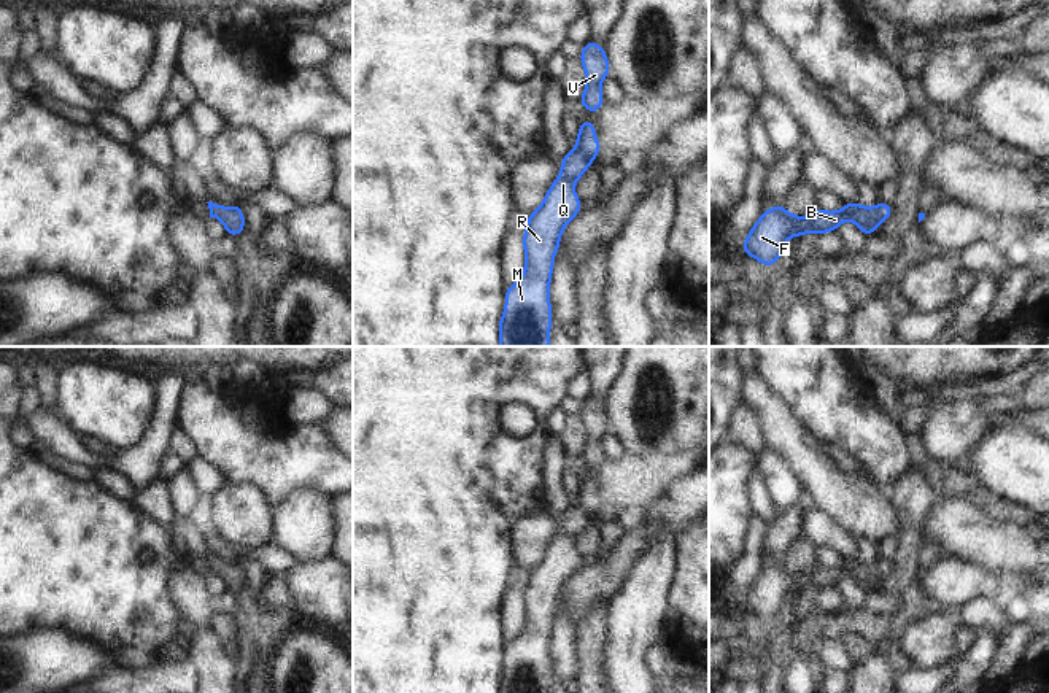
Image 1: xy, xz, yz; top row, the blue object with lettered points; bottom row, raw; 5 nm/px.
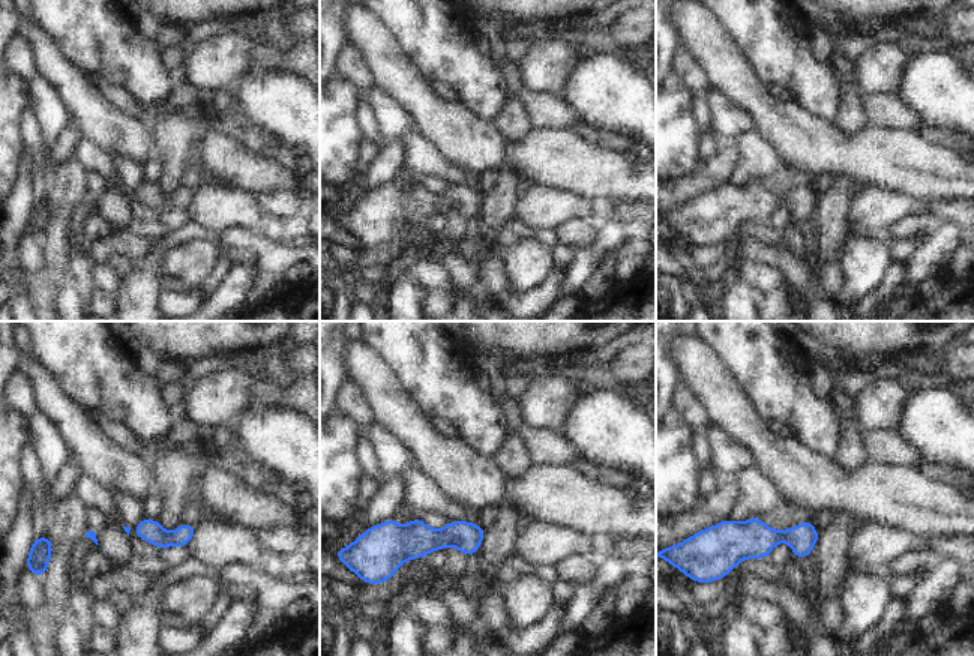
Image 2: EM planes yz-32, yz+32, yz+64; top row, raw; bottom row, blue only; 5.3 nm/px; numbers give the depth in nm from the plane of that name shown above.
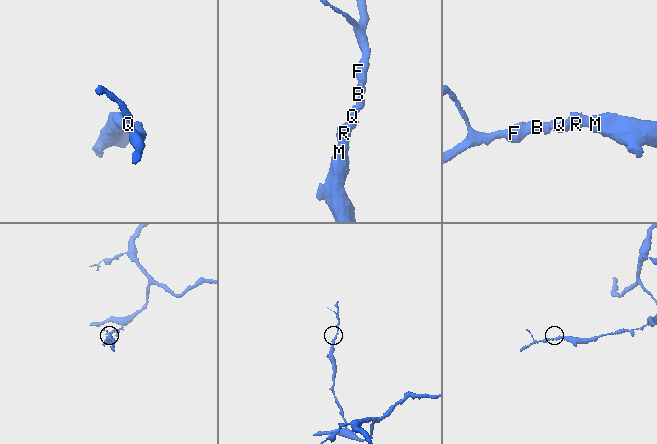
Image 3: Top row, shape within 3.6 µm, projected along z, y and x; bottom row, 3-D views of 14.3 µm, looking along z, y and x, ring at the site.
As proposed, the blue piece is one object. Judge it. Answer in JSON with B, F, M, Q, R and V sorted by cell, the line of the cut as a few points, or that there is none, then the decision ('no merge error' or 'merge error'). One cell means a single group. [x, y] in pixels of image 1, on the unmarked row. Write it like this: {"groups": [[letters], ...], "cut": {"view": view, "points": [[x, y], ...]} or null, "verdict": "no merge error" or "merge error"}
{"groups": [["B", "F", "M", "Q", "R", "V"]], "cut": null, "verdict": "no merge error"}

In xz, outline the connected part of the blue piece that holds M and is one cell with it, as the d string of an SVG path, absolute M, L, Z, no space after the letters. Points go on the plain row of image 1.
M593 475L580 478L575 505L561 517L561 531L555 534L544 558L528 572L524 585L523 604L526 610L526 623L523 633L515 641L505 644L505 666L499 677L499 693L548 693L552 682L550 663L550 634L553 628L553 614L559 606L559 593L566 580L579 571L582 556L574 550L575 537L588 526L601 507L596 496Z

